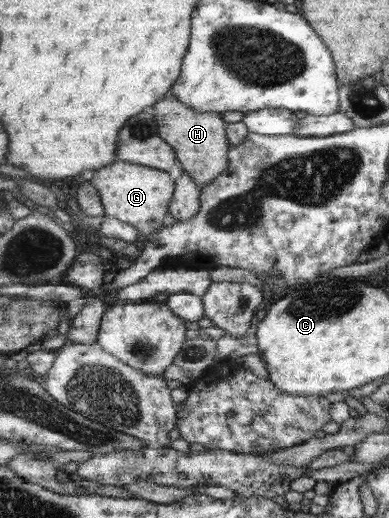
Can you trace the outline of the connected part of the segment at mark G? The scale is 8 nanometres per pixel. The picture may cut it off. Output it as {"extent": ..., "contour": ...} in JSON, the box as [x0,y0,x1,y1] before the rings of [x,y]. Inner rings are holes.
{"extent":[90,159,176,236],"contour":[[[116,159],[113,164],[95,170],[90,182],[100,193],[105,215],[134,225],[145,236],[164,228],[163,221],[170,213],[170,203],[176,190],[176,180],[168,171]]]}

